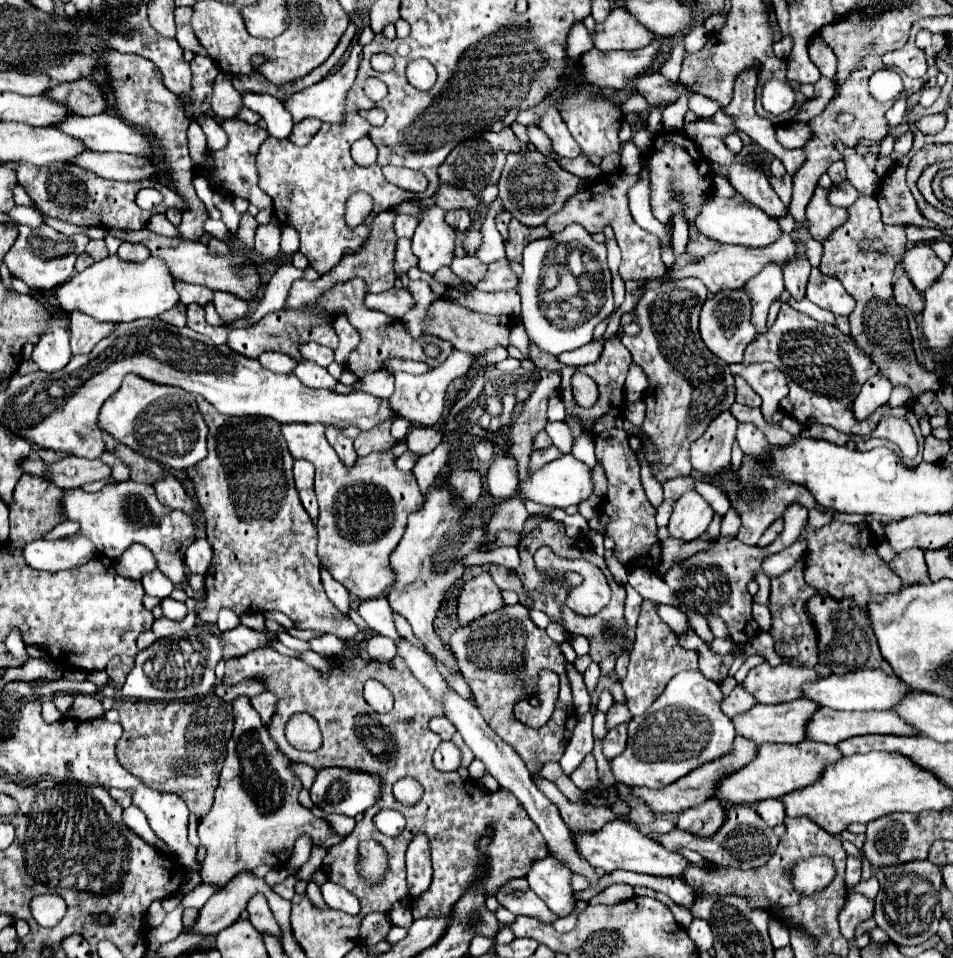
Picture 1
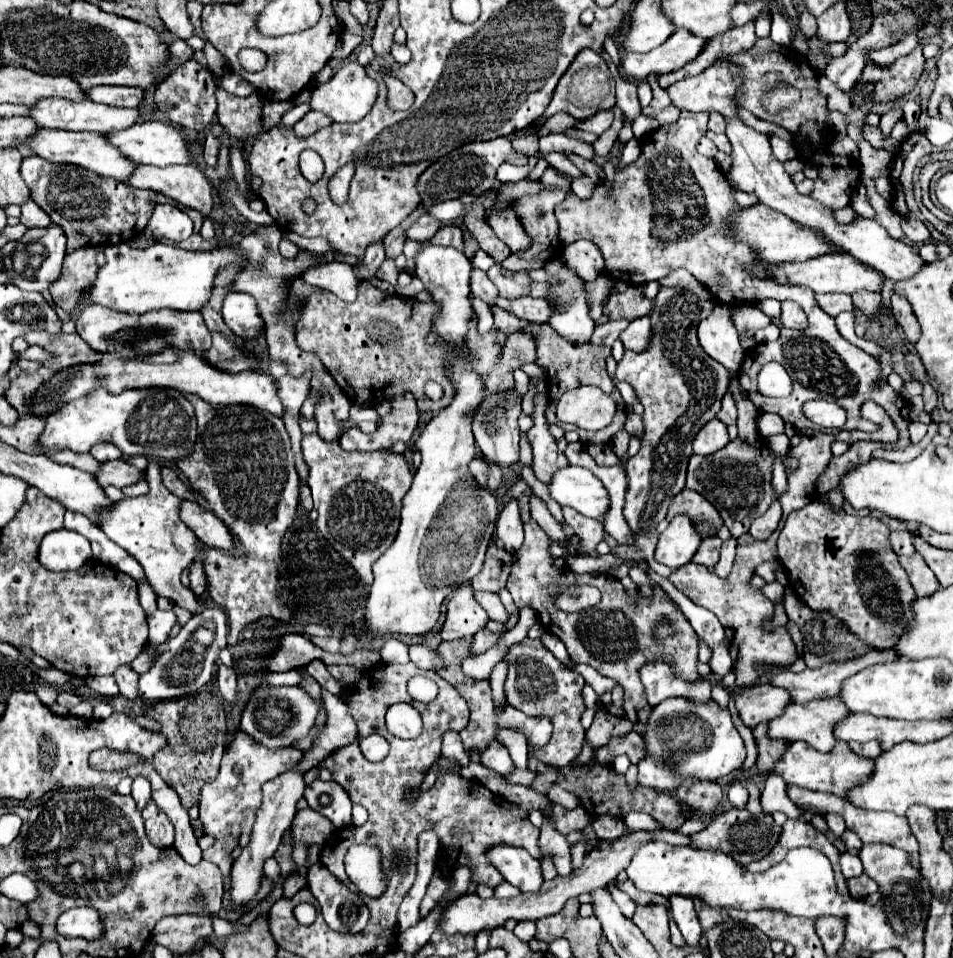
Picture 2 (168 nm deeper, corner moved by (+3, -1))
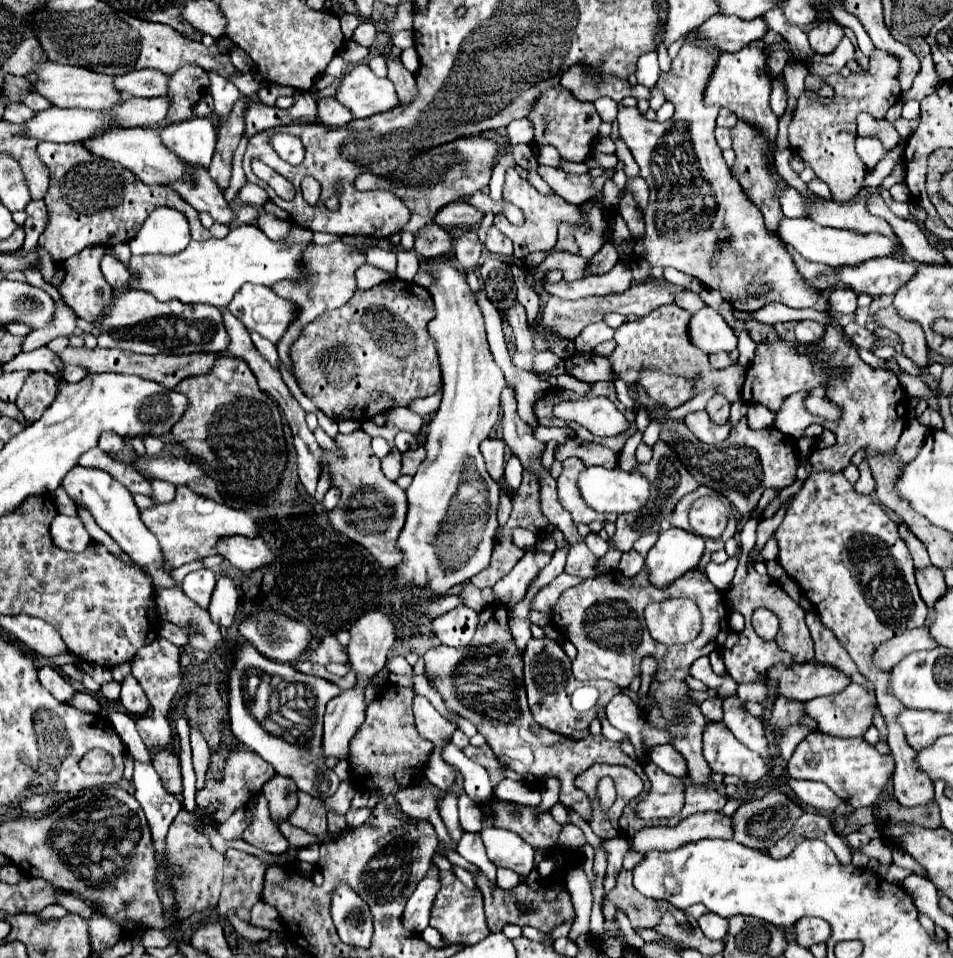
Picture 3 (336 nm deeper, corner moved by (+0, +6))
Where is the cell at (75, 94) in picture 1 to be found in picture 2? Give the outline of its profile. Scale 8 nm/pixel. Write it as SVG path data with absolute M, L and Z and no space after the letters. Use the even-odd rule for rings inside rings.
M95 86L87 90L89 100L123 108L137 108L143 96L145 96L143 88L125 88L125 86Z

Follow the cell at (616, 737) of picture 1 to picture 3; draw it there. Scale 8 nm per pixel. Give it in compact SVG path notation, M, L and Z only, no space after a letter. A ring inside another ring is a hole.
M654 745L648 753L650 761L674 777L684 777L684 759L670 745Z

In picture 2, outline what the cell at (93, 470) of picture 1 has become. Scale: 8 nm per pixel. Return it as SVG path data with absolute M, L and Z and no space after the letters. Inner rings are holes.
M113 460L113 462L103 462L101 466L101 472L97 476L97 482L101 486L117 486L117 488L123 488L123 486L131 486L131 484L137 484L139 480L145 478L145 472L131 466L129 462L125 460Z

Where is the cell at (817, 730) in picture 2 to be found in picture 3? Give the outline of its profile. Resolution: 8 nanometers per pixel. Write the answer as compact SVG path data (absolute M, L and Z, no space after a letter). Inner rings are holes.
M850 683L840 693L816 697L804 703L804 715L816 721L820 733L832 735L832 737L844 737L844 739L862 737L864 731L872 725L872 713L874 713L874 695L856 683Z

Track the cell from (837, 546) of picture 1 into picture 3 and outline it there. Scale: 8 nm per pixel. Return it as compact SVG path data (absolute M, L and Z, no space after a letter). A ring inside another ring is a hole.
M810 473L810 477L804 481L804 487L790 501L790 509L784 521L780 523L778 531L774 533L774 537L780 547L778 563L800 585L802 593L818 613L820 621L836 635L840 645L848 651L852 661L858 665L858 671L866 679L870 679L876 687L876 699L888 723L888 745L896 761L896 769L894 769L896 801L904 807L926 807L934 803L934 785L928 783L928 779L924 779L920 771L916 771L916 763L914 763L916 751L908 747L908 743L904 743L904 735L900 735L900 727L892 723L892 719L900 711L904 711L904 707L900 707L900 703L896 703L896 699L892 699L890 695L884 695L884 687L888 687L888 673L872 667L872 661L868 659L868 655L872 655L872 651L876 649L876 643L890 639L892 635L922 627L928 615L928 607L920 599L914 581L912 555L906 543L898 535L898 525L886 515L886 511L878 503L874 503L870 497L858 495L842 473L836 475Z

